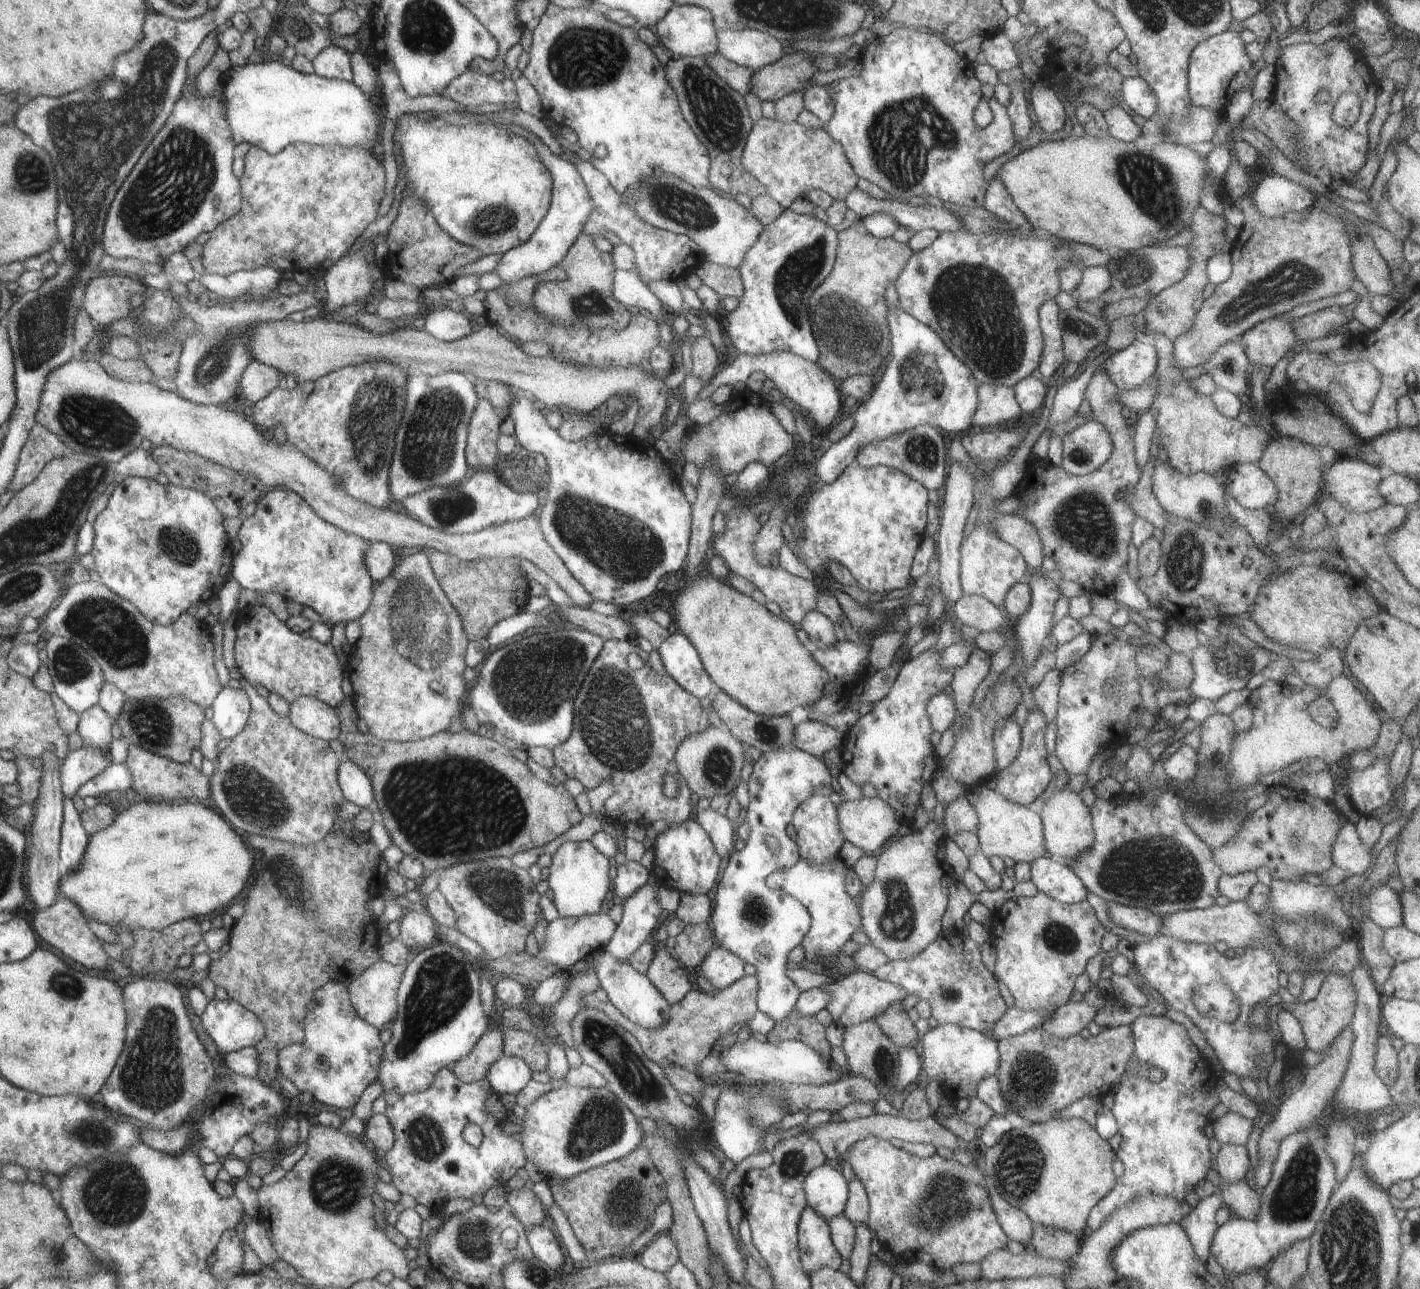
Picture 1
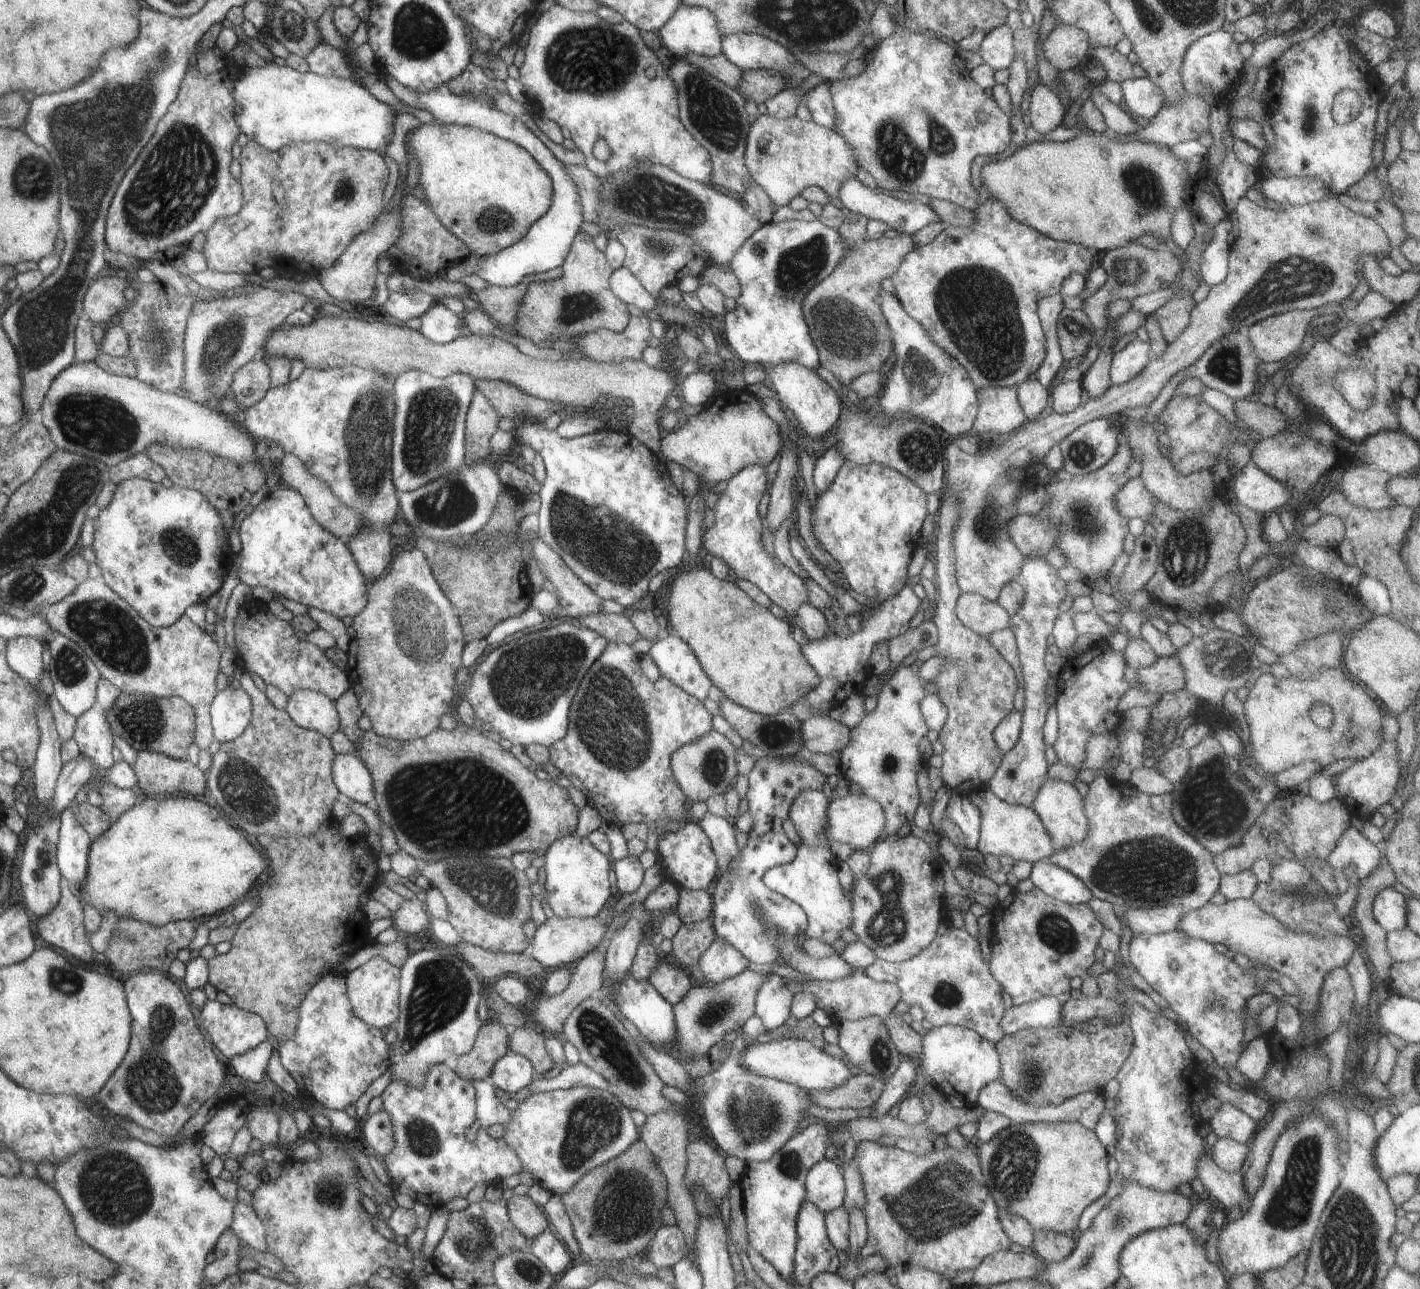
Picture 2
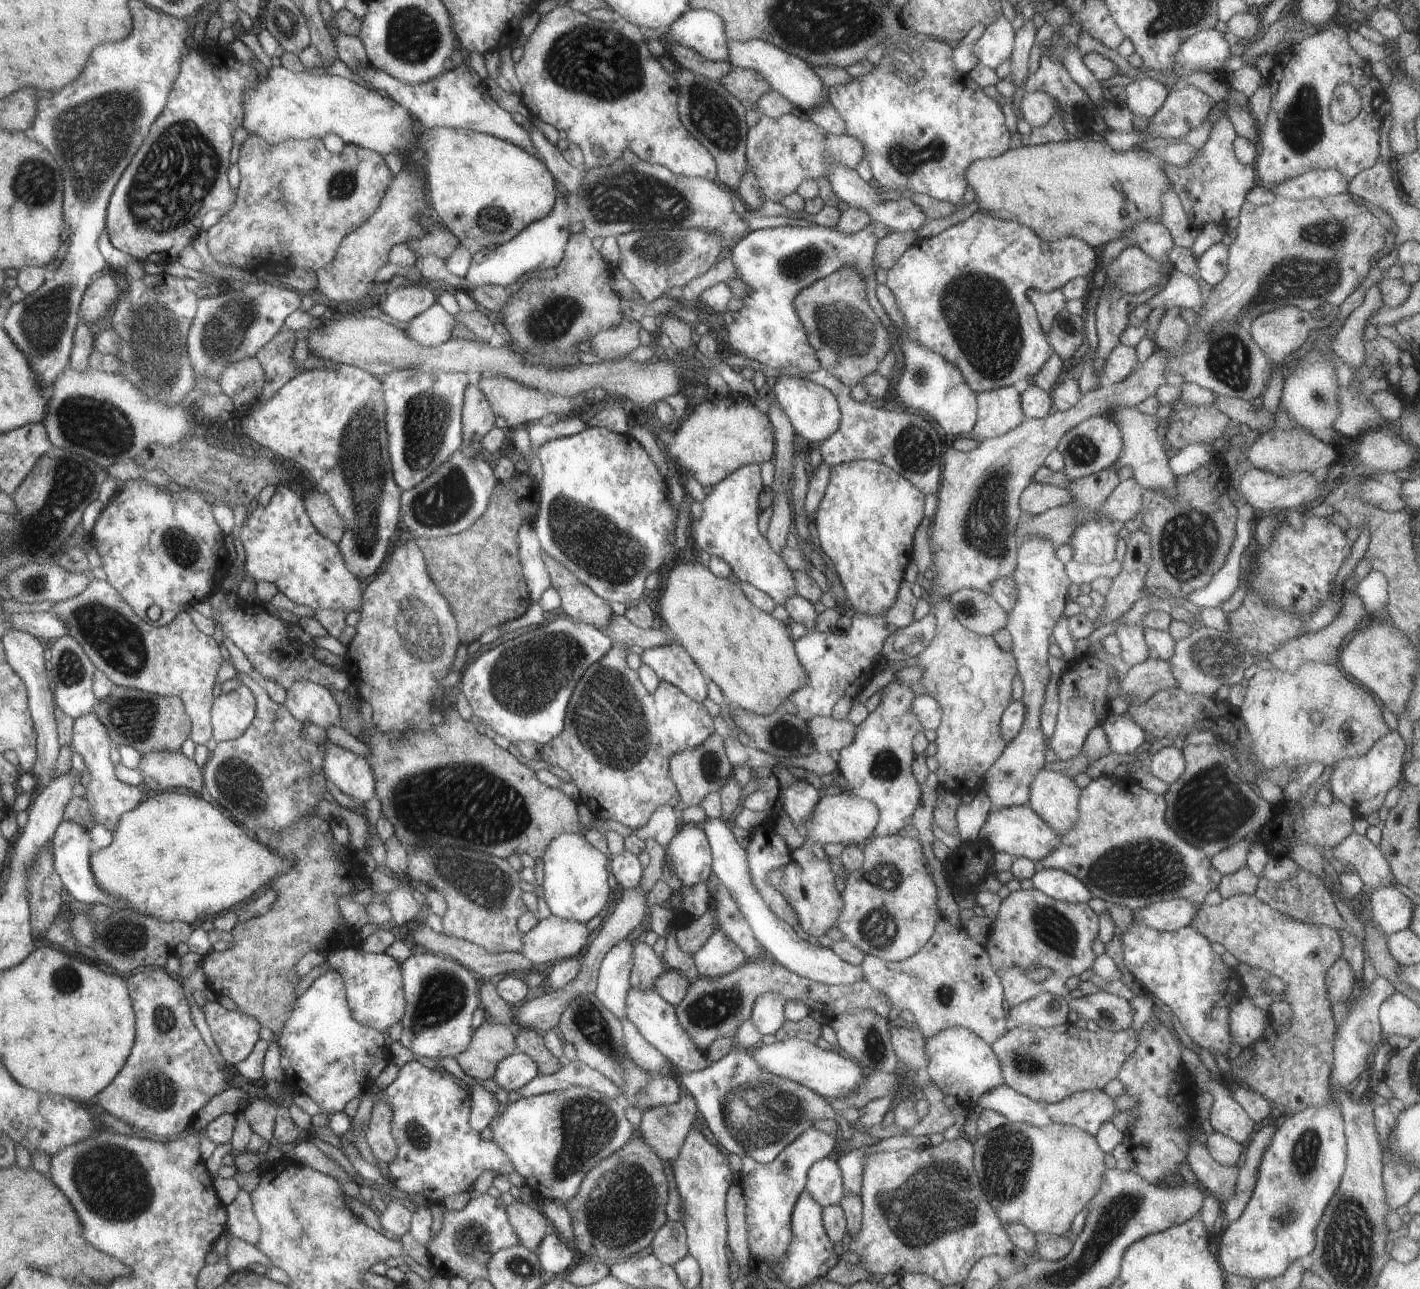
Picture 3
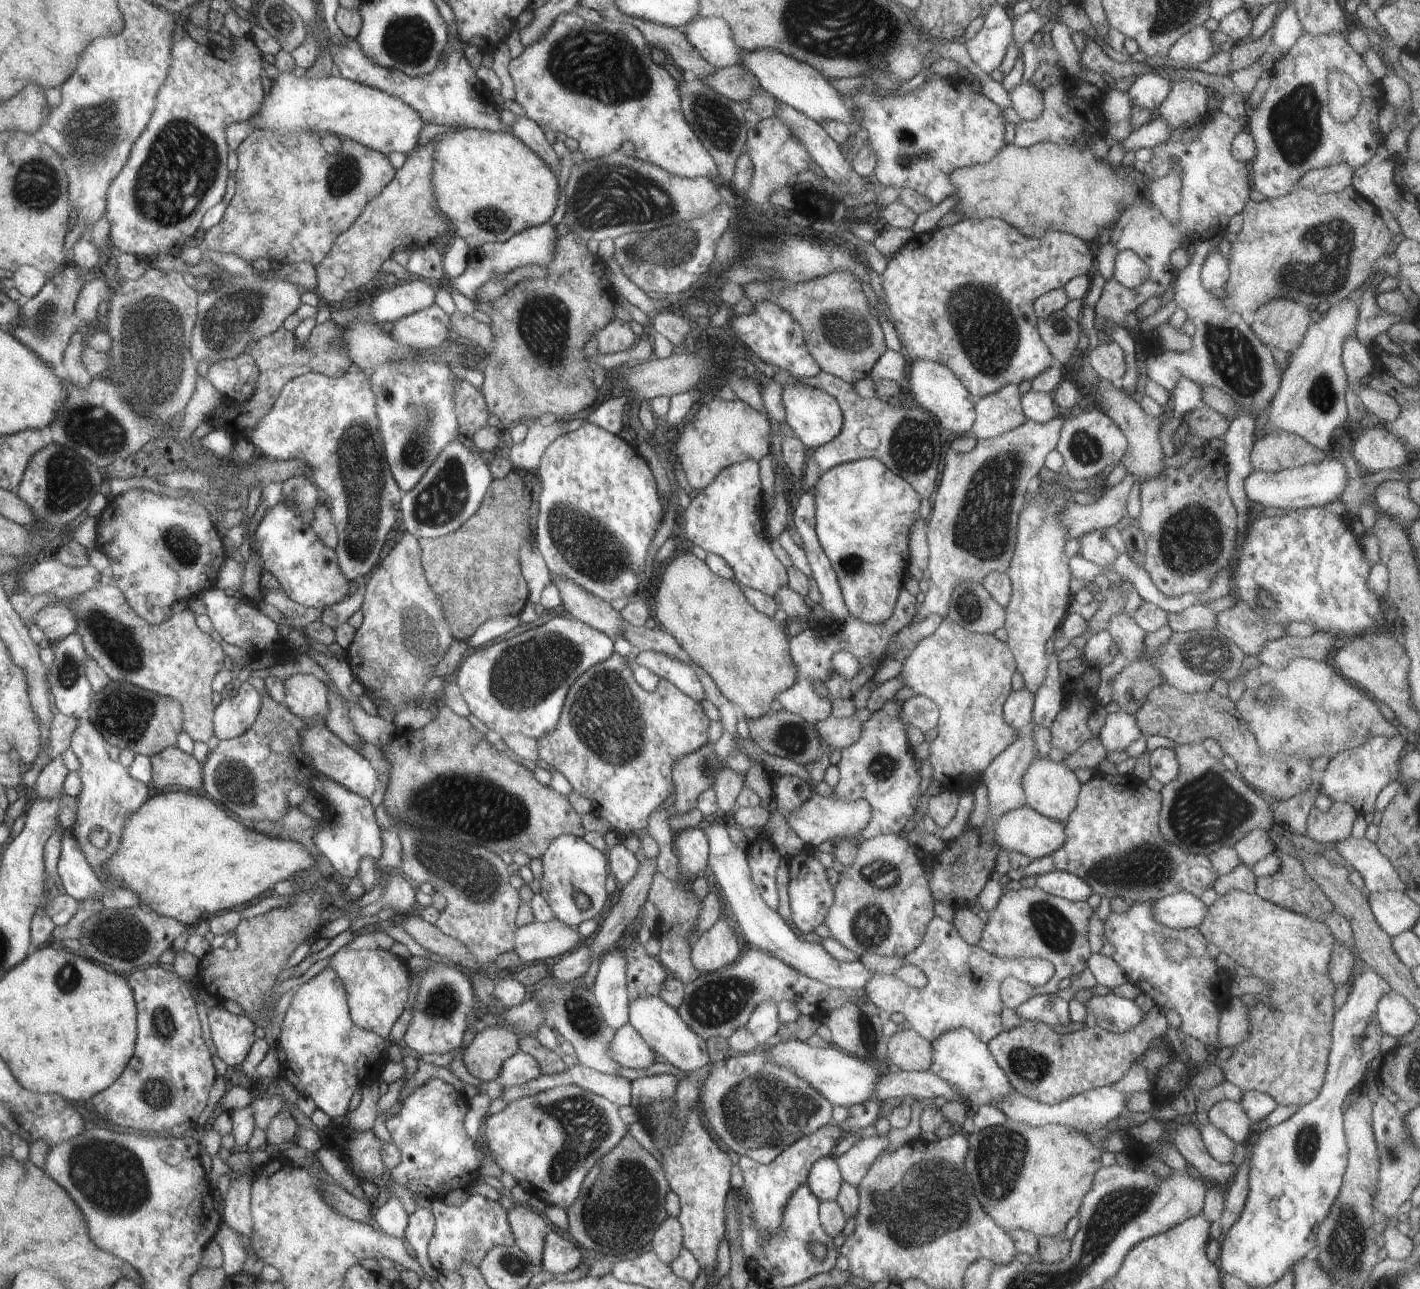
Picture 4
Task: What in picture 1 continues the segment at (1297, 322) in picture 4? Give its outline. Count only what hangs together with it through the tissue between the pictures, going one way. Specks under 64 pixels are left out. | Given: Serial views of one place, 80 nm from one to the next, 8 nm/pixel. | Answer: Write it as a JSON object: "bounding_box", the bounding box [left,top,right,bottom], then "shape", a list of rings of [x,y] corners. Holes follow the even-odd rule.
{"bounding_box":[1238,319,1296,368],"shape":[[[1266,319],[1247,330],[1238,342],[1251,362],[1251,366],[1273,368],[1295,345],[1296,333],[1291,322],[1286,320]]]}

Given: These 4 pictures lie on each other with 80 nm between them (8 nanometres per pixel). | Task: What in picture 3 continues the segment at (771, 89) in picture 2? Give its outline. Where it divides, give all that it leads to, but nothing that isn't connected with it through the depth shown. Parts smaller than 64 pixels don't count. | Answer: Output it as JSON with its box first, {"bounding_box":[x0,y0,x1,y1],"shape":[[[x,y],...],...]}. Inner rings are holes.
{"bounding_box":[720,67,771,106],"shape":[[[732,67],[732,70],[720,81],[731,95],[738,97],[746,106],[771,90],[771,84],[755,70]]]}

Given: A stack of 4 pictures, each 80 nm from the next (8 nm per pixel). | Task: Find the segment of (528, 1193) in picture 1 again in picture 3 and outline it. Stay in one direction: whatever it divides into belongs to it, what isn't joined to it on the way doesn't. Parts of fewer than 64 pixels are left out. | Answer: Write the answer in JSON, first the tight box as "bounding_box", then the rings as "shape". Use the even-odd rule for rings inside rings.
{"bounding_box":[506,1200,555,1252],"shape":[[[517,1200],[506,1207],[507,1215],[516,1231],[522,1245],[536,1252],[545,1236],[551,1235],[555,1230],[553,1224],[546,1220],[546,1216],[535,1204]]]}

